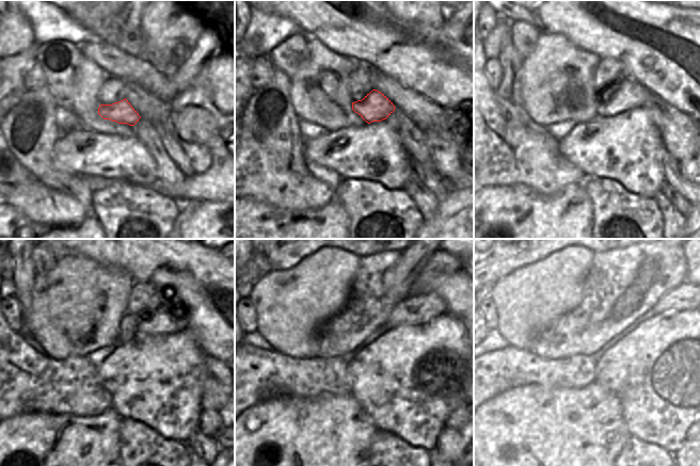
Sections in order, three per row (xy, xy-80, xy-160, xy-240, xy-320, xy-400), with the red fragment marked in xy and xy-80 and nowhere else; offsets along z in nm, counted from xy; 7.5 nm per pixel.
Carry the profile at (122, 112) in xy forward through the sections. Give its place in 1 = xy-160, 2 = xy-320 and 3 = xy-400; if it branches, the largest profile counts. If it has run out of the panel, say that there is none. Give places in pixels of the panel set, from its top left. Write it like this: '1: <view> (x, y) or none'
1: xy-160 (631, 94)
2: xy-320 (416, 309)
3: xy-400 (686, 295)

